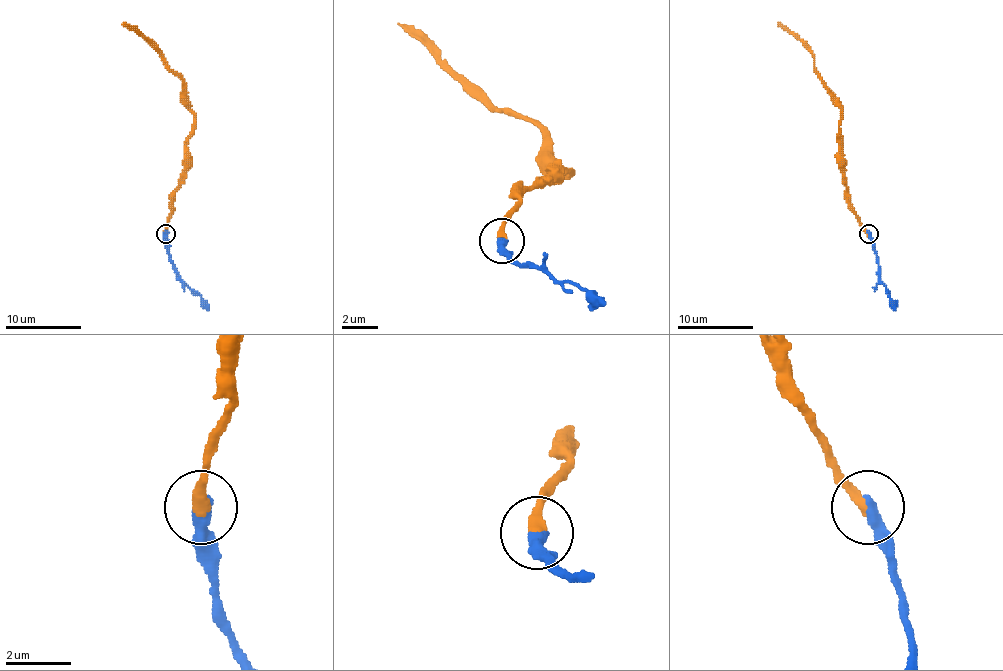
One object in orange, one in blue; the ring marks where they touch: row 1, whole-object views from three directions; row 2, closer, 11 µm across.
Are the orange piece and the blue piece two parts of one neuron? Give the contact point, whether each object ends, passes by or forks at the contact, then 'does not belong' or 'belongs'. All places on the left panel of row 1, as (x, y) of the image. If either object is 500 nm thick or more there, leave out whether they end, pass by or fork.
place (166, 234); orange ends; blue ends; belongs

